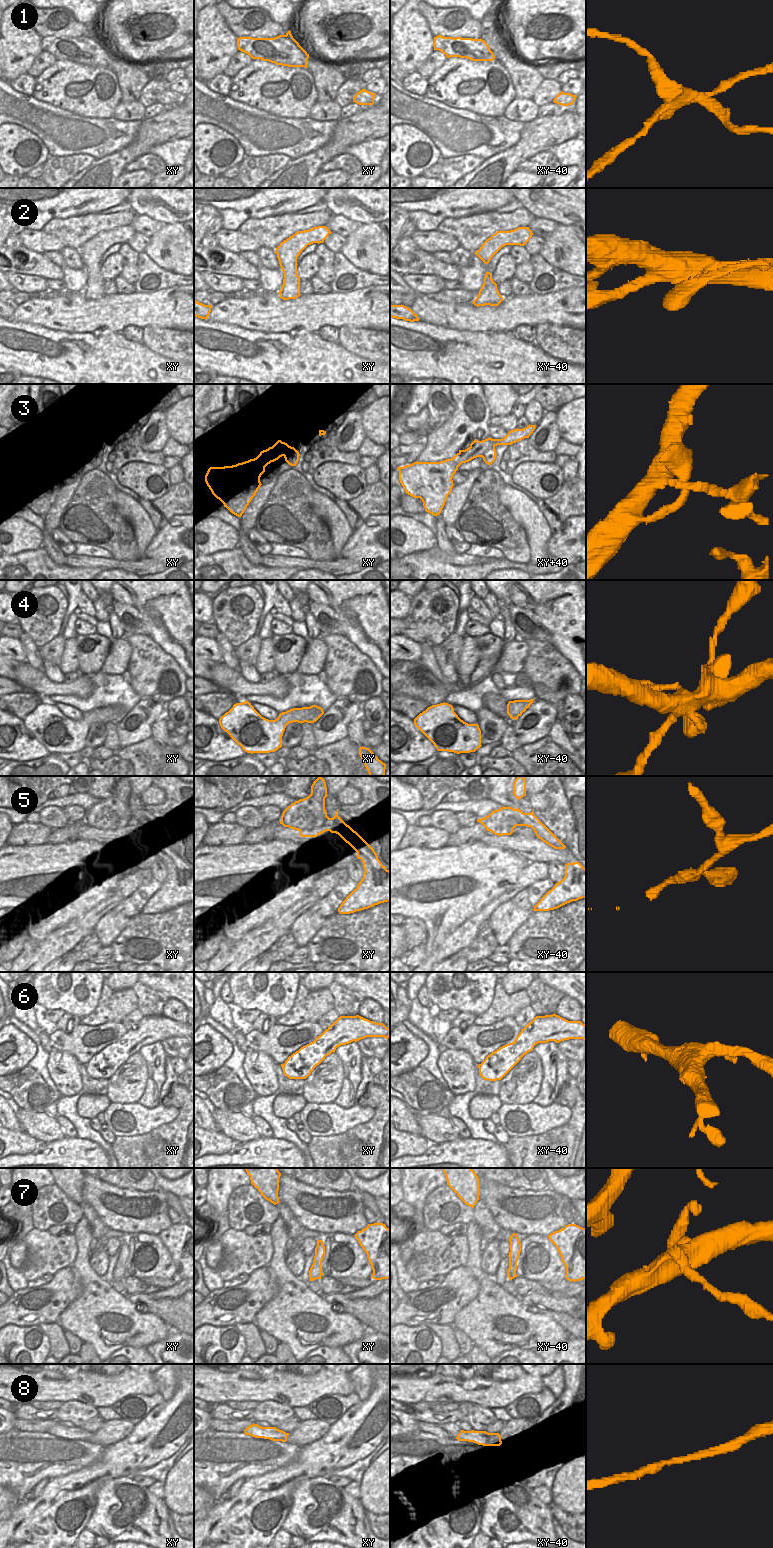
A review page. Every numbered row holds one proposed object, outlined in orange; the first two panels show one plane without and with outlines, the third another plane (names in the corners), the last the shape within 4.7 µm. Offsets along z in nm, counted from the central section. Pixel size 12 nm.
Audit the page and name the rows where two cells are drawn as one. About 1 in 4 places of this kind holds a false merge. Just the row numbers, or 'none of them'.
1, 5

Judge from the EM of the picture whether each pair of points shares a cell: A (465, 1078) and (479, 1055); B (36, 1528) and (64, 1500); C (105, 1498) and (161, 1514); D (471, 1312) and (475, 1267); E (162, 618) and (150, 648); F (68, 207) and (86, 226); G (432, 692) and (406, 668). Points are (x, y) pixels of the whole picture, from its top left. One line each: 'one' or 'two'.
A: two
B: one
C: one
D: one
E: two
F: two
G: one

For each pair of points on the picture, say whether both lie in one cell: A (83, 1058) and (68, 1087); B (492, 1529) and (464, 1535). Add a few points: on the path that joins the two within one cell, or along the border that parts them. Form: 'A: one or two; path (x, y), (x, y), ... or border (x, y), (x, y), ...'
A: two; border (60, 1050), (70, 1052), (80, 1063)
B: two; border (484, 1508), (479, 1531)

